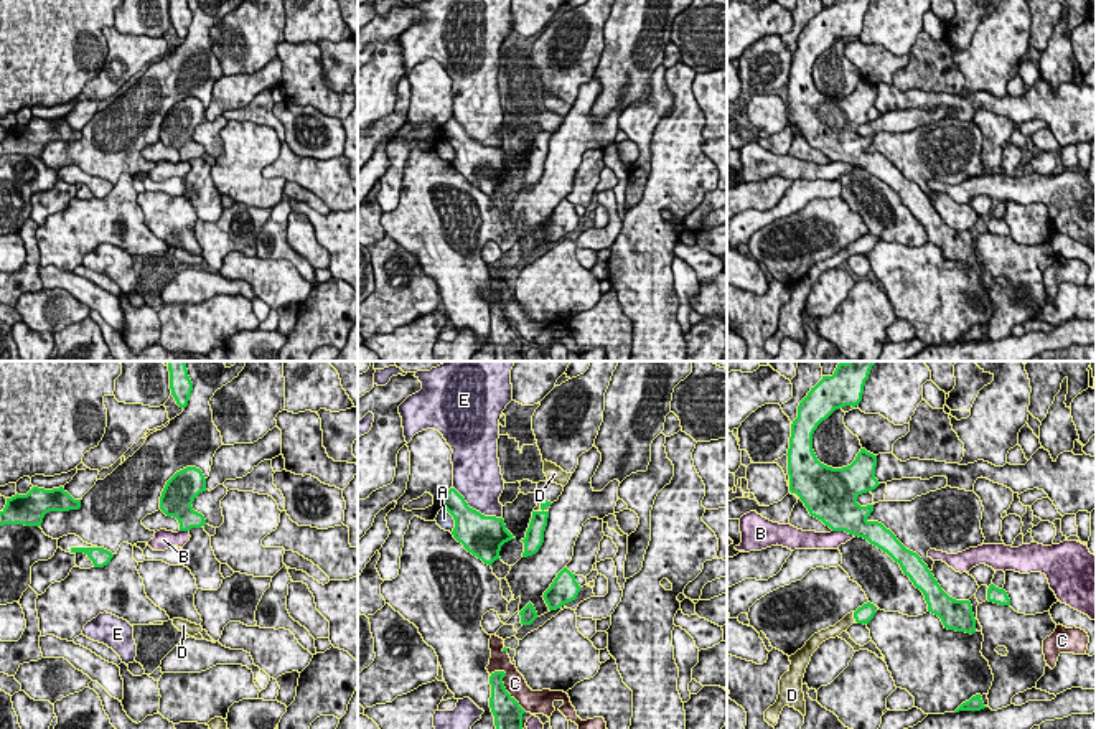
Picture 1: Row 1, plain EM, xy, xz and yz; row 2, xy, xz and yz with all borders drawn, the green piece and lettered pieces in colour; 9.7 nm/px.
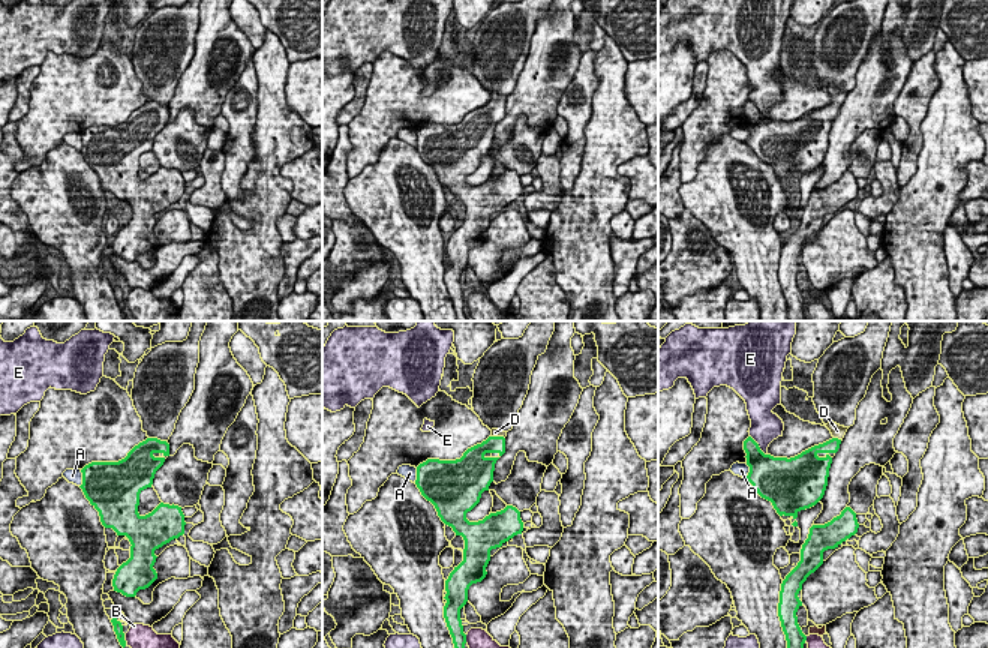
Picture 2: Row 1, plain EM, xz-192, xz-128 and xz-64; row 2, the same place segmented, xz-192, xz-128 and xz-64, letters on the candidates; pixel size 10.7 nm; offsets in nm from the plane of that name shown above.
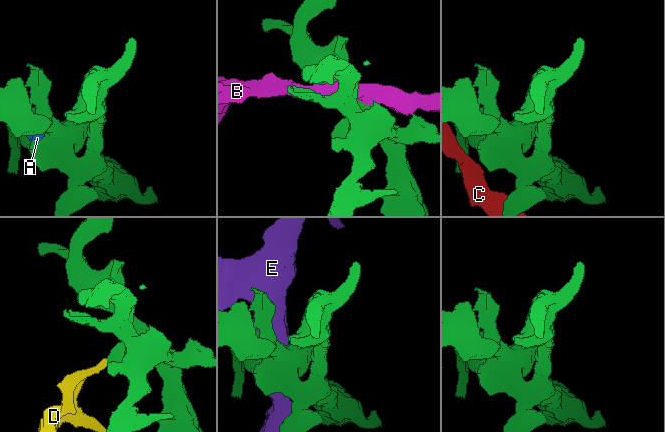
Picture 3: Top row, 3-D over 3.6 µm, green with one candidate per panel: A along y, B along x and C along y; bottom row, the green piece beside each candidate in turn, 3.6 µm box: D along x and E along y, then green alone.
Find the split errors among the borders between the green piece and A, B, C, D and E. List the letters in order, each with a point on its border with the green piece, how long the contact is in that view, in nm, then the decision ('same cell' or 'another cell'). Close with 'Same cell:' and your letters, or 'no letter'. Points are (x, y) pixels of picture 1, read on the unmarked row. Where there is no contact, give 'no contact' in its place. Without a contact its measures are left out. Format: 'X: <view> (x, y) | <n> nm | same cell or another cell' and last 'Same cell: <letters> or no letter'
A: xz (454, 149) | 260 nm | another cell
B: yz (844, 160) | 240 nm | another cell
C: xz (503, 317) | 550 nm | another cell
D: yz (854, 248) | 120 nm | same cell
E: xz (475, 141) | 550 nm | another cell
Same cell: D

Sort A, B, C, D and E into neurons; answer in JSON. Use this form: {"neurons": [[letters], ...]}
{"neurons": [["A"], ["B"], ["C"], ["D"], ["E"]]}

